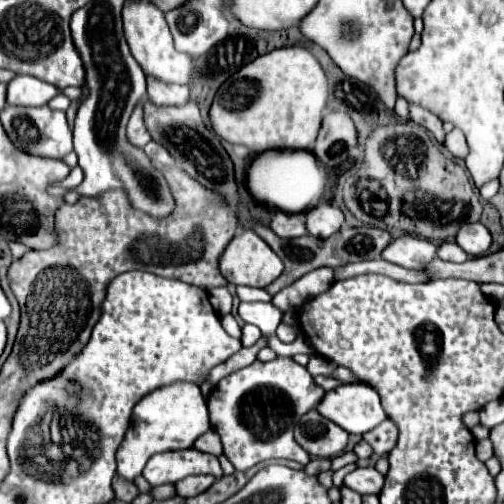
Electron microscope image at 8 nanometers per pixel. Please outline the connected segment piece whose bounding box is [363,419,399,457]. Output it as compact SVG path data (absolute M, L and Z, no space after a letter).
M385 419L381 425L371 429L369 433L365 433L363 439L373 447L373 453L381 457L381 455L387 455L395 447L397 435L399 435L399 431L397 431L395 423Z

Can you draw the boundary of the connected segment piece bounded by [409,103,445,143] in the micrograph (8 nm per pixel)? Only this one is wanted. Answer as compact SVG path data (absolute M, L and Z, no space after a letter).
M409 103L409 117L411 117L411 121L415 121L415 123L423 125L425 129L429 129L429 131L435 135L435 139L437 139L439 143L443 143L445 131L443 131L441 119L439 119L437 115L433 115L433 113L431 113L429 109L425 109L425 107L417 107L415 103Z

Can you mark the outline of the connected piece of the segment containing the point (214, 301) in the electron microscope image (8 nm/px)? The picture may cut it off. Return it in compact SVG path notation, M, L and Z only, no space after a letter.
M227 287L211 289L209 295L211 295L211 305L219 315L227 315L231 311L231 293L227 291Z

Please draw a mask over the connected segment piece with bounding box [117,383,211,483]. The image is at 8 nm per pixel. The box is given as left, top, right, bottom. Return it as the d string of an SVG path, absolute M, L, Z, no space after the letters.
M173 383L167 387L155 389L149 397L143 397L131 417L131 427L117 449L117 473L125 481L133 483L147 459L153 453L161 451L175 451L175 449L189 449L193 447L195 439L201 437L205 431L209 431L209 415L207 415L207 401L195 383Z

